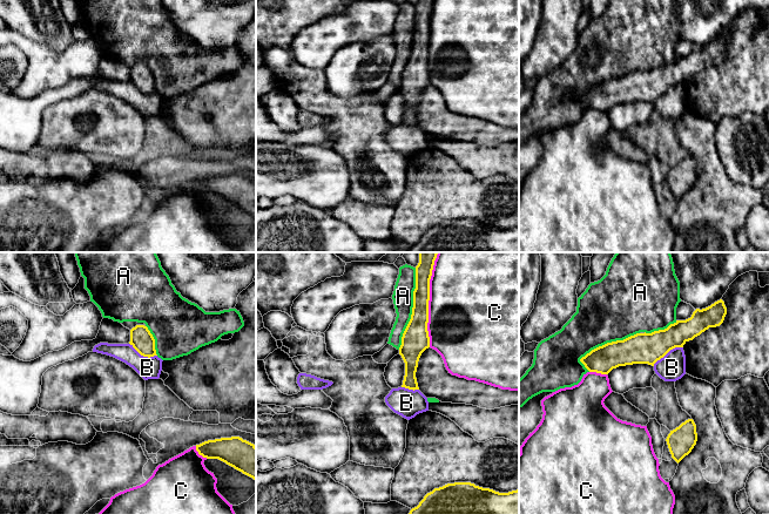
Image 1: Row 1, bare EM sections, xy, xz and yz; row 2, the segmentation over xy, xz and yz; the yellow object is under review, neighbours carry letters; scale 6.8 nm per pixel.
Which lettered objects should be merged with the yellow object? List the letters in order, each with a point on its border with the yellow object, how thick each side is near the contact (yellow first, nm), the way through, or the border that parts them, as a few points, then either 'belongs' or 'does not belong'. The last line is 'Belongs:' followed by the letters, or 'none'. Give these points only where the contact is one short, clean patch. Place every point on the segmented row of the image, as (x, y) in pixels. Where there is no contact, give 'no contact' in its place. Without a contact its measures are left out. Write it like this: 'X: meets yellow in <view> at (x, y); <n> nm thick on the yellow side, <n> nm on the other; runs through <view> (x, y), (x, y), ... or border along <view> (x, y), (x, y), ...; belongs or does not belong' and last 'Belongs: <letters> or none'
A: meets yellow in xz at (412, 309); 190 nm thick on the yellow side, 140 nm on the other; belongs
B: meets yellow in yz at (667, 352); 200 nm thick on the yellow side, 190 nm on the other; border along yz (682, 346), (670, 349), (653, 365); does not belong
C: meets yellow in xz at (429, 299); 160 nm thick on the yellow side, 500 nm on the other; does not belong
Belongs: A

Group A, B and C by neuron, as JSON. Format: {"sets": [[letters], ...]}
{"sets": [["A"], ["B"], ["C"]]}

